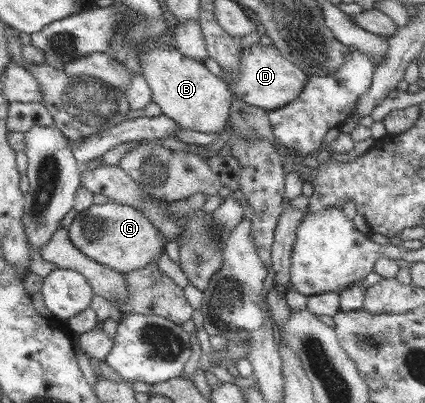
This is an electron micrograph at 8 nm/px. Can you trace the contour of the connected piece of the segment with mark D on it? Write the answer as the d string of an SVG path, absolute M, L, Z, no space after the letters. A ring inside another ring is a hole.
M255 43L248 48L240 49L239 54L238 72L225 73L221 78L228 83L228 91L232 91L233 98L237 98L240 102L269 111L284 106L304 90L308 75L303 72L302 68L291 63L289 59L284 59L272 45L262 46L262 44Z

